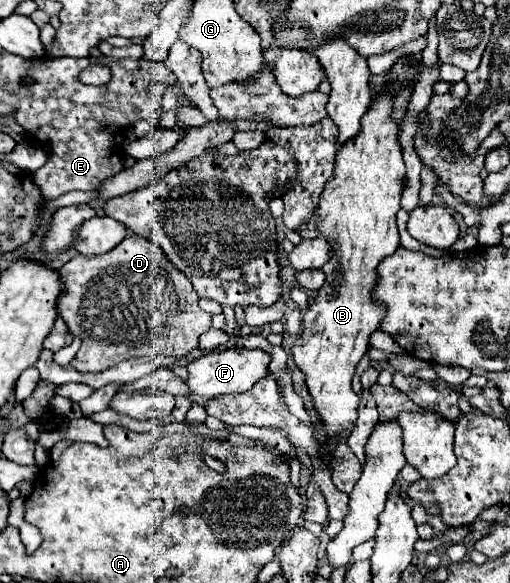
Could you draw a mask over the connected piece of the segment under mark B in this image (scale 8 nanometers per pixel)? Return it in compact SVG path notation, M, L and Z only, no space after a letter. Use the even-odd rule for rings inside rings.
M395 81L395 83L391 85L391 89L385 89L381 95L377 95L377 97L373 99L369 111L363 115L363 129L361 129L359 137L355 137L355 141L347 141L347 145L341 145L341 147L339 147L339 151L337 151L337 161L335 161L335 175L333 175L331 181L327 181L327 185L325 185L325 189L323 189L323 193L321 193L321 199L319 199L319 211L317 211L317 217L319 217L319 233L323 233L323 235L329 237L329 241L331 241L331 261L323 267L323 273L325 273L327 279L325 279L323 287L319 289L319 293L317 293L313 305L311 305L309 311L305 311L305 315L303 315L303 333L301 333L301 335L297 337L297 341L293 343L291 355L293 355L295 365L297 365L297 367L303 371L303 375L305 375L305 385L307 385L307 391L309 391L309 395L311 395L311 399L313 399L313 409L317 411L317 415L319 415L319 419L321 419L325 431L327 431L327 439L335 439L339 433L343 433L343 431L353 431L353 427L355 427L359 395L353 391L353 385L351 385L351 383L353 383L353 375L355 375L357 363L359 363L361 357L367 353L367 345L369 345L371 333L375 333L375 331L379 329L379 323L383 321L383 315L385 315L385 311L387 311L387 307L385 307L383 303L375 301L375 299L371 297L371 293L373 293L373 287L377 285L377 265L379 265L385 257L389 257L391 253L395 253L397 247L399 247L399 231L397 231L395 215L397 215L397 211L401 209L399 199L401 199L401 193L403 193L403 183L401 183L401 179L405 177L405 163L403 163L401 145L399 145L399 125L395 125L395 123L389 119L389 115L391 115L391 93L395 93L395 89L405 87L405 85L409 85L409 83Z

